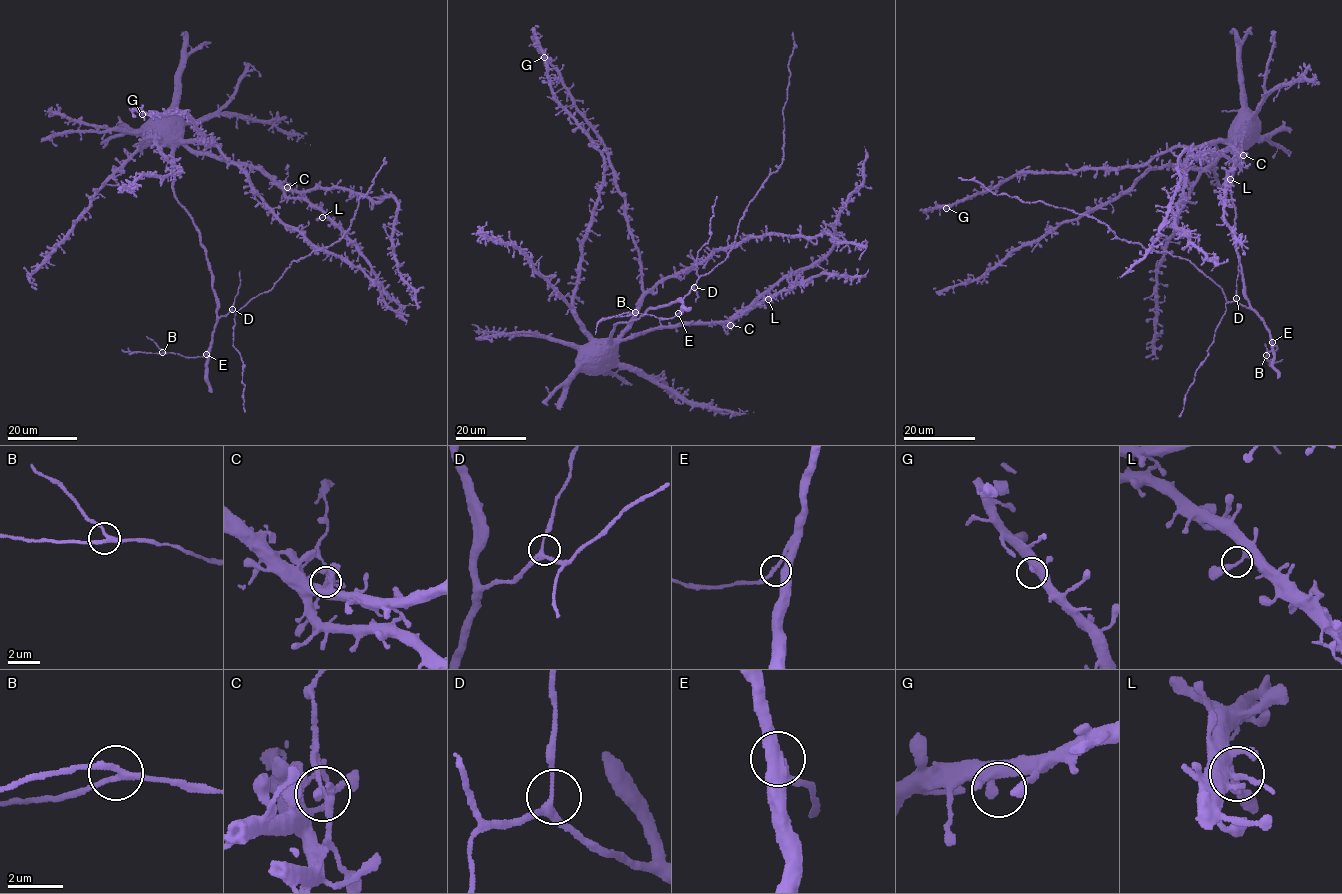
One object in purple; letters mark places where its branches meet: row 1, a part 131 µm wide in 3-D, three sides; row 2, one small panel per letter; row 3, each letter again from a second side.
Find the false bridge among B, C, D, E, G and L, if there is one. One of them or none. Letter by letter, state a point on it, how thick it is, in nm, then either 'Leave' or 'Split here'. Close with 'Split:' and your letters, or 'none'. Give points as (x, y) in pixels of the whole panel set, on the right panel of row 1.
B: Place: (1266, 355). Thickness 220 nm. Leave
C: Place: (1243, 155). Thickness 180 nm. Split here
D: Place: (1236, 298). Thickness 200 nm. Leave
E: Place: (1272, 342). Thickness 260 nm. Leave
G: Place: (946, 208). Thickness 280 nm. Leave
L: Place: (1230, 179). Thickness 220 nm. Leave
Split: C

